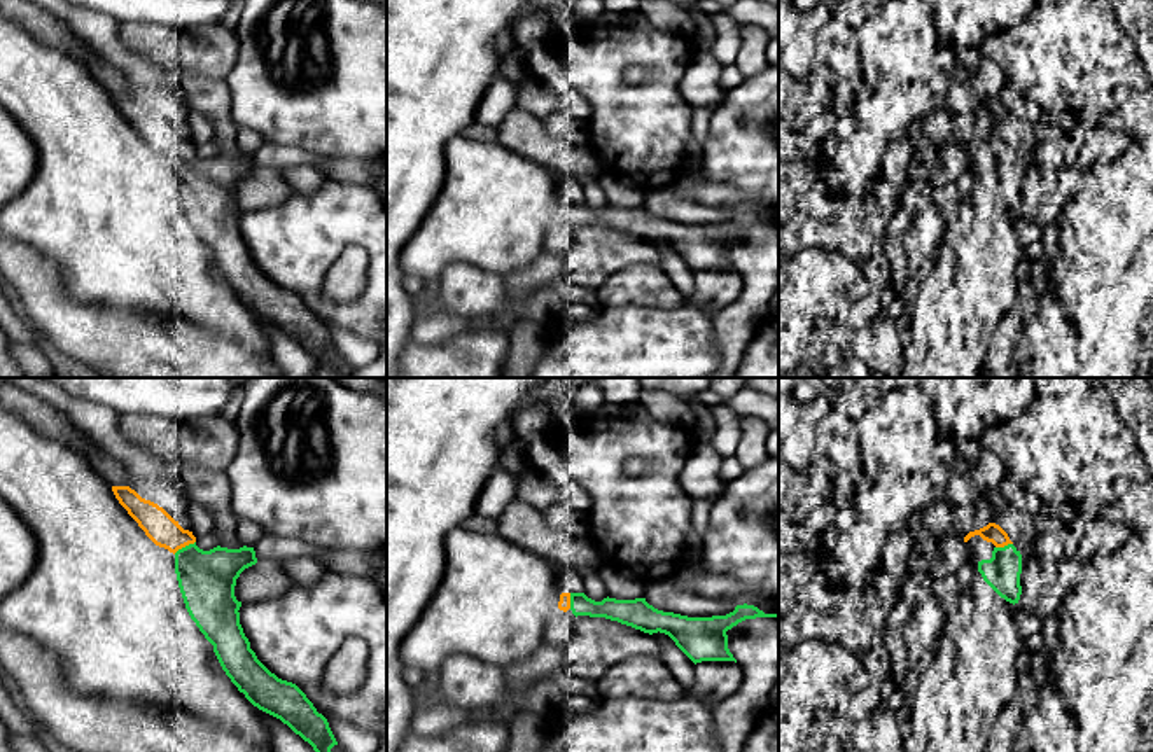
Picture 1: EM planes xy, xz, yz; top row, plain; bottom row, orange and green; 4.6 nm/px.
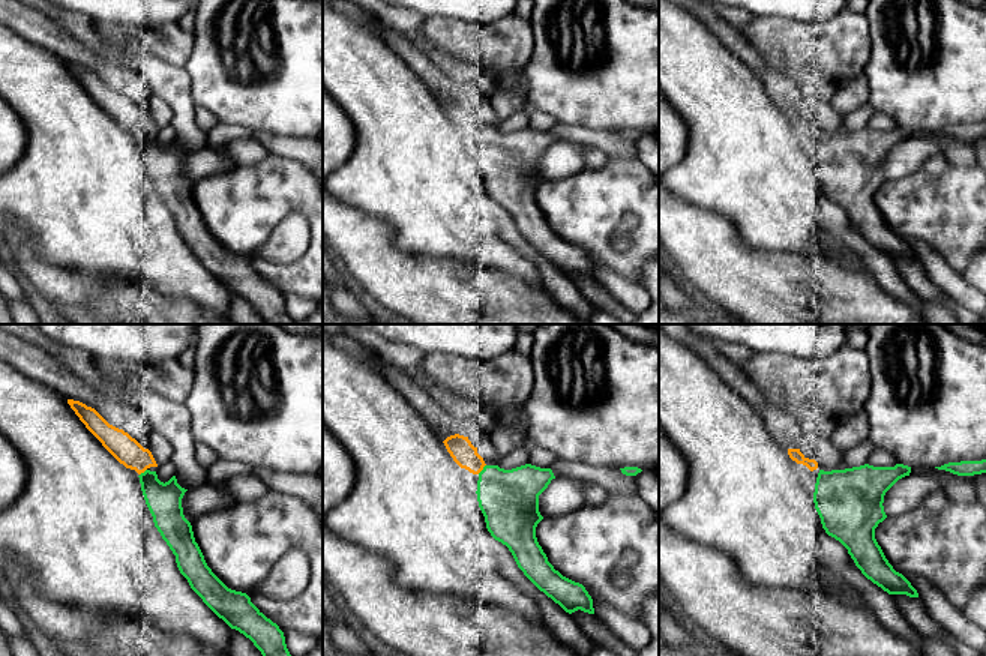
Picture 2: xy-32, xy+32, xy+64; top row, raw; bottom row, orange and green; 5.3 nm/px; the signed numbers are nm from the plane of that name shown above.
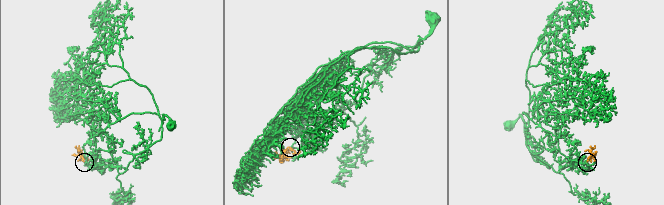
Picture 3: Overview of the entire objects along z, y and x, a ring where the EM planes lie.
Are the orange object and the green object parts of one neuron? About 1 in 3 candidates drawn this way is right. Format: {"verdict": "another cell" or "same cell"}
{"verdict": "same cell"}

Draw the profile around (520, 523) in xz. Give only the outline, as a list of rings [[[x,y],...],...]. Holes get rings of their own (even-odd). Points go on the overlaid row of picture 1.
[[[520,498],[511,500],[497,521],[497,533],[502,539],[535,553],[551,563],[576,568],[602,567],[605,563],[591,540],[549,526],[544,512]]]

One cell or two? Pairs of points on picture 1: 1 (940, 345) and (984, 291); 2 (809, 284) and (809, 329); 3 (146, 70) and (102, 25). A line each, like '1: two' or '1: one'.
1: one
2: one
3: one

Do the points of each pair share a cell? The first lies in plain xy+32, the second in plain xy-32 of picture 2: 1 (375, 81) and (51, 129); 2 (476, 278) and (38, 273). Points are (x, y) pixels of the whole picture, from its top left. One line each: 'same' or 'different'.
1: same
2: same

